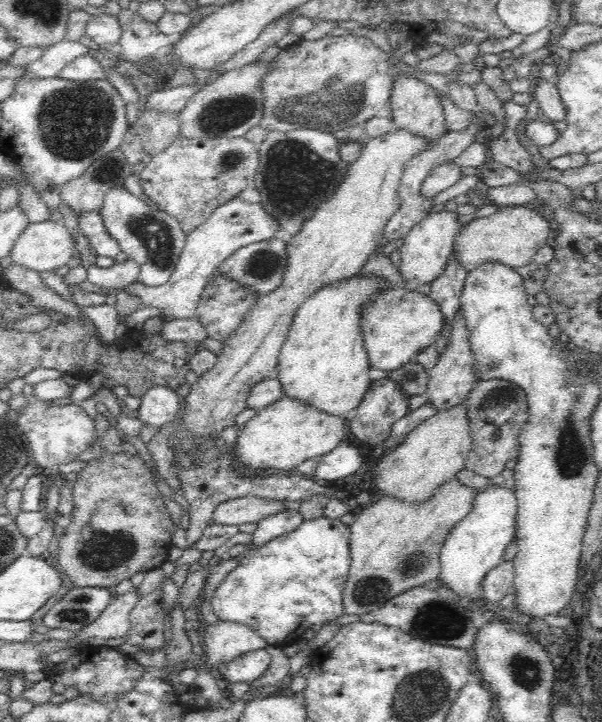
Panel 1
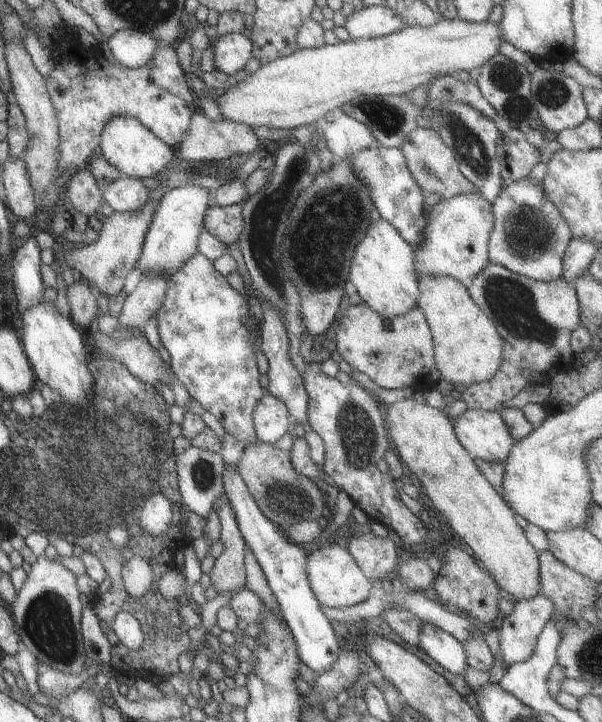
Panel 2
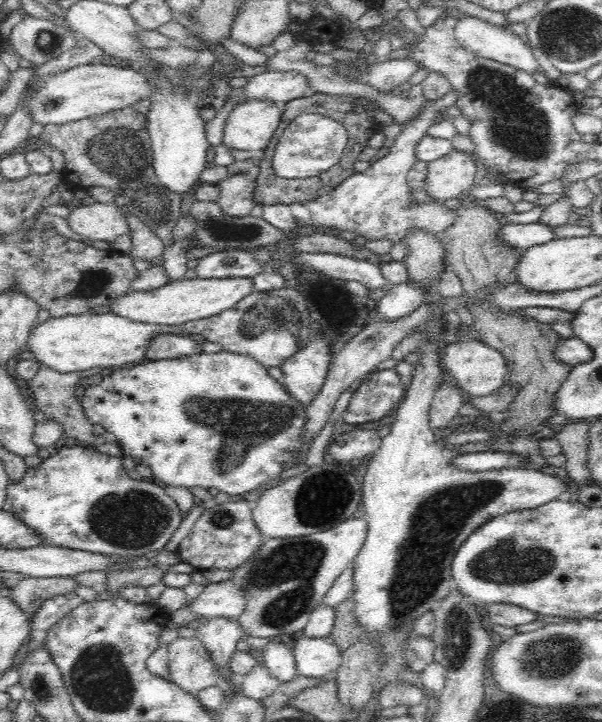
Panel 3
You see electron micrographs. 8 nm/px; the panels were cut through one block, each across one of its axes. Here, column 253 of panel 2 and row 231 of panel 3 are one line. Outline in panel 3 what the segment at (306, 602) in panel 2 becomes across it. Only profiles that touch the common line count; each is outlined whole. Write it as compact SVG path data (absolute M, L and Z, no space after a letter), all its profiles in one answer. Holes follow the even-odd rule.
M540 222L529 224L507 223L498 230L497 238L503 244L520 249L527 249L557 239L552 227Z

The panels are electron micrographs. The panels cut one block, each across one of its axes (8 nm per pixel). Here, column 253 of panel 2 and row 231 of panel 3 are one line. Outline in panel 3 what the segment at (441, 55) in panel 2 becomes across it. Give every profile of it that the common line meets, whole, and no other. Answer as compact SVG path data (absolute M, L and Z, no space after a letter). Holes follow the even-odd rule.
M95 202L80 205L66 218L72 232L84 236L84 240L105 240L111 243L129 232L125 213L113 203Z

